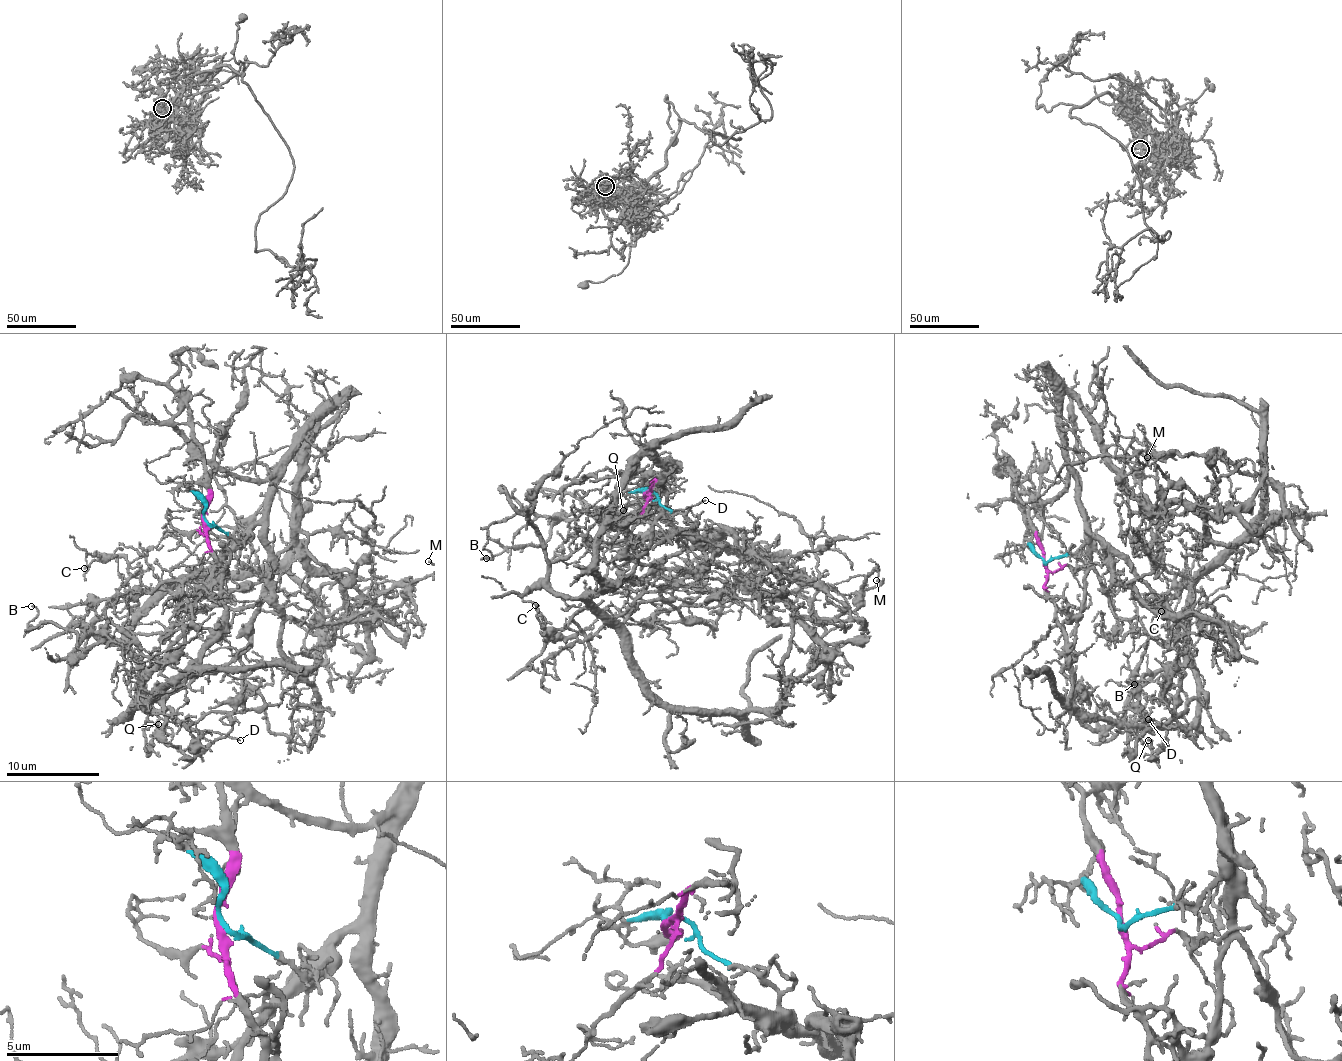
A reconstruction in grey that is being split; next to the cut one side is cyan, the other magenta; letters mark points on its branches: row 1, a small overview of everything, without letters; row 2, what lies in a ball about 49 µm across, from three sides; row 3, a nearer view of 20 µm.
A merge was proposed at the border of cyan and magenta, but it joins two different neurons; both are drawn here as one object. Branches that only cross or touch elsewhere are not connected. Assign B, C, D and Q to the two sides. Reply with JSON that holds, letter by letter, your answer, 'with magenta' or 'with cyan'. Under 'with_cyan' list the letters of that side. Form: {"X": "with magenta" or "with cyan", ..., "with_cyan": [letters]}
{"B": "with magenta", "C": "with magenta", "D": "with magenta", "Q": "with magenta", "with_cyan": []}

